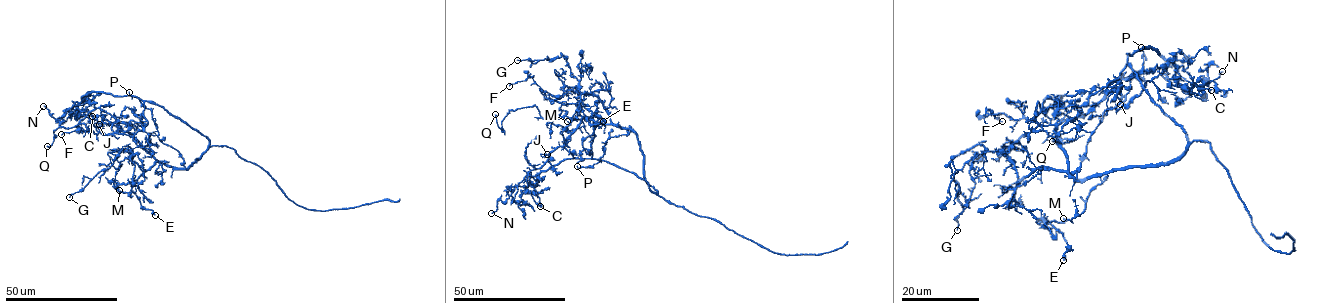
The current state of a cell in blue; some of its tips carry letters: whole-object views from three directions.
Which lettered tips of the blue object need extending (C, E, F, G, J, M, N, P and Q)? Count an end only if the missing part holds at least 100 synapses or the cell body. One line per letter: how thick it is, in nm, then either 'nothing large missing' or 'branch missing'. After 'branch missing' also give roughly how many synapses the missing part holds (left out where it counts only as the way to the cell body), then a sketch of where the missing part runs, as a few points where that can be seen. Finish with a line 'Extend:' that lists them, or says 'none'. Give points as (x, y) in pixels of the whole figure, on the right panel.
C: 190 nm thick; nothing large missing
E: 380 nm thick; nothing large missing
F: 110 nm thick; nothing large missing
G: 110 nm thick; nothing large missing
J: 150 nm thick; nothing large missing
M: 90 nm thick; nothing large missing
N: 170 nm thick; nothing large missing
P: 150 nm thick; nothing large missing
Q: 170 nm thick; nothing large missing
Extend: none

